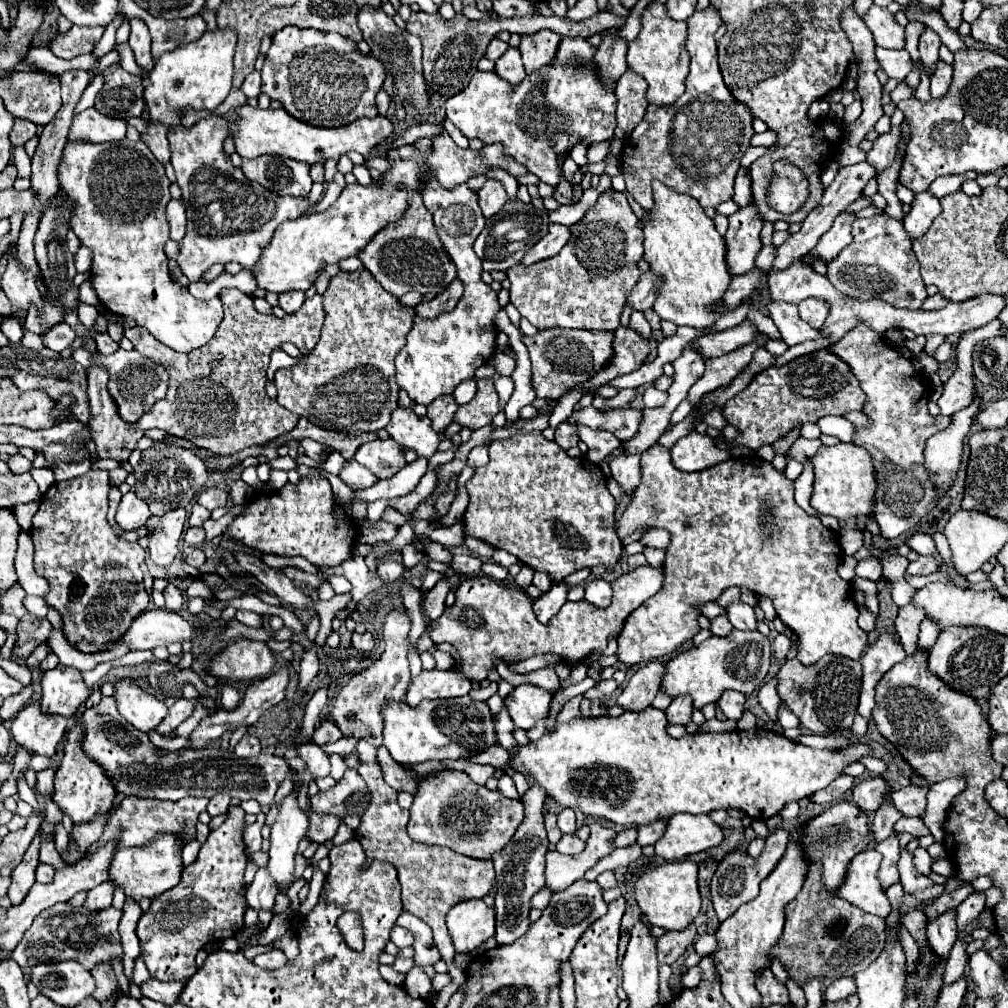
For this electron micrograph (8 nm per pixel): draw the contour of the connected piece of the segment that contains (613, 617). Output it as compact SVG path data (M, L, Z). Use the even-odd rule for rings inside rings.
M641 566L633 572L623 574L613 582L613 602L607 608L595 608L587 600L565 602L563 608L553 616L551 624L537 624L533 616L533 602L521 588L497 584L487 576L465 578L457 588L455 604L431 622L431 640L435 644L449 642L457 648L463 658L463 666L457 672L469 676L469 680L483 682L487 672L495 668L495 660L513 664L537 654L559 654L563 662L577 664L589 656L591 650L605 650L611 634L623 628L627 616L663 586L663 570Z

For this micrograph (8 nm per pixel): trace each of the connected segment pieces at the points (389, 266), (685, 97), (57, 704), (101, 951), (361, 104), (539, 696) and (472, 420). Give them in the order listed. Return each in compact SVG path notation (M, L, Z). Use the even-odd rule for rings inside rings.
M407 190L407 194L409 206L405 216L379 230L377 236L373 236L373 240L357 254L357 258L373 274L373 278L397 298L411 290L417 290L423 296L435 296L457 278L455 264L435 232L433 216L421 202L421 194L417 190Z
M707 8L703 12L695 12L689 20L689 32L687 32L687 52L689 52L689 76L685 80L685 92L669 106L653 106L649 104L641 124L631 132L631 136L625 140L623 150L621 150L621 170L625 176L627 192L633 194L633 198L649 210L653 206L651 198L651 180L661 180L669 188L677 192L691 194L703 208L719 206L725 200L731 200L733 196L733 182L735 174L739 170L741 156L749 148L749 140L753 136L753 126L751 126L751 112L745 108L745 104L737 104L731 96L731 92L725 88L719 66L717 66L717 44L713 40L715 30L719 28L721 18L717 16L715 8Z
M57 666L47 670L41 680L43 698L41 698L41 712L43 714L59 714L59 716L73 716L77 708L89 698L89 688L85 686L81 672L69 666Z
M55 904L33 920L31 928L23 934L19 946L11 952L11 958L21 966L25 974L29 974L33 964L45 960L77 960L87 970L91 970L97 962L109 962L115 956L123 956L121 938L117 932L121 914L123 912L113 906L99 912L87 910L87 914L83 914L81 908L71 908L69 904Z
M289 26L273 34L261 76L261 92L279 100L291 116L331 128L377 116L375 96L385 82L385 68L377 58L361 54L357 44L341 34Z
M521 684L505 698L505 706L509 708L509 714L515 722L515 726L529 730L535 726L537 720L547 718L551 698L553 698L553 694L539 686Z
M477 380L477 394L471 402L463 404L455 412L455 422L469 428L481 428L491 422L499 412L499 396L493 388L493 380Z

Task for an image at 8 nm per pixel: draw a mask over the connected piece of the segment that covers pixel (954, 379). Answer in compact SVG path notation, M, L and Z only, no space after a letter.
M995 319L993 324L987 324L985 328L977 328L977 330L973 330L973 332L967 332L965 336L961 336L961 340L959 340L959 344L957 344L957 366L959 366L959 368L957 368L955 374L949 378L949 382L945 384L943 396L941 396L939 402L937 402L943 416L953 416L953 414L959 412L961 408L971 406L973 400L975 400L972 353L973 346L985 338L985 330L987 330L987 338L999 336L1001 322L999 322L999 319Z

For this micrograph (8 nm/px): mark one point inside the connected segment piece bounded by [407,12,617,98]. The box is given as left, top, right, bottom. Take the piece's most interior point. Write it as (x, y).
(451, 48)

